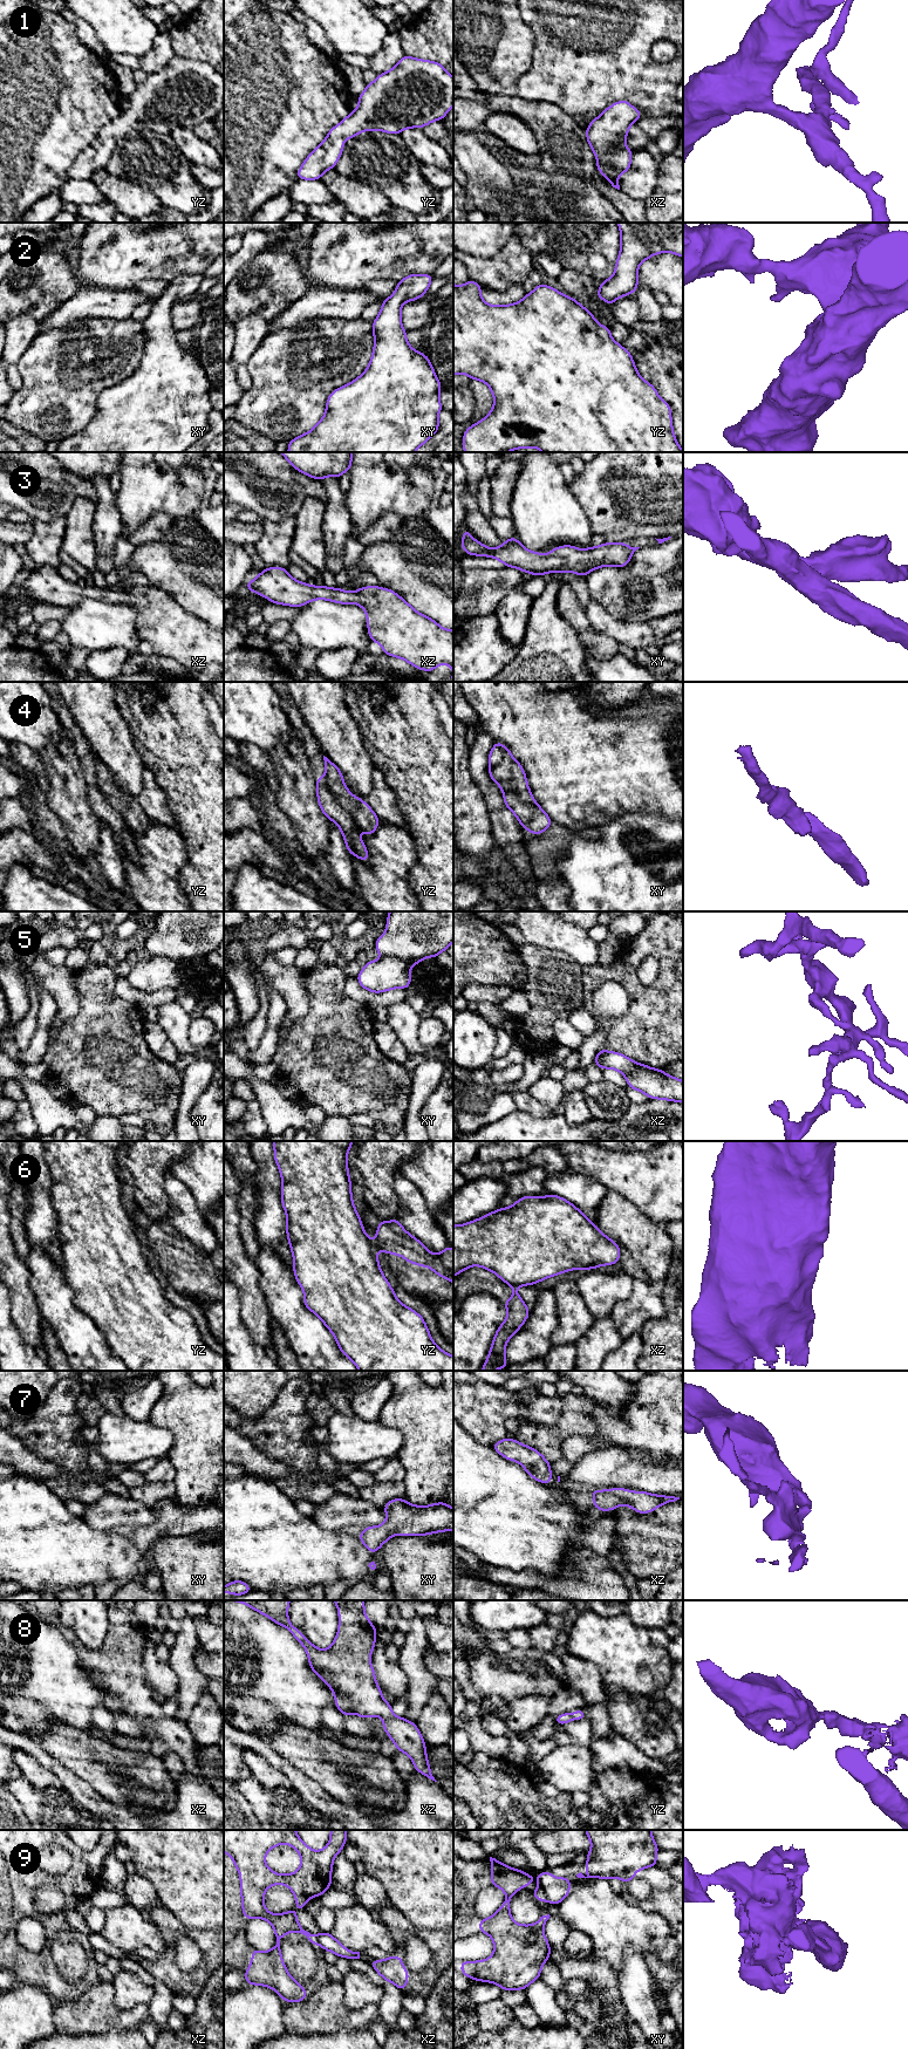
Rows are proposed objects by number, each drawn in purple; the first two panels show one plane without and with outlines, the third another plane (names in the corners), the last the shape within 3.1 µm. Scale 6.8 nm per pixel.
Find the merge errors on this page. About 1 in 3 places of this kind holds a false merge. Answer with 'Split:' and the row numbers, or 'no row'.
Split: 4, 5, 6, 9

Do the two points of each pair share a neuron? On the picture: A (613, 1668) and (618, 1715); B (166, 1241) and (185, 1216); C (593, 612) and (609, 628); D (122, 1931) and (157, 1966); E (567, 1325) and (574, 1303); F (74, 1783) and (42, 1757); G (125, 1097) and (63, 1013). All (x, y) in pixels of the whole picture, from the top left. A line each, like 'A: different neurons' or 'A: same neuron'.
A: different neurons
B: different neurons
C: same neuron
D: different neurons
E: same neuron
F: same neuron
G: different neurons

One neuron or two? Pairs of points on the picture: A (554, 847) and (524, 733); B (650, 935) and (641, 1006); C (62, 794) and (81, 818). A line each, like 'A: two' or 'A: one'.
A: two
B: one
C: one

